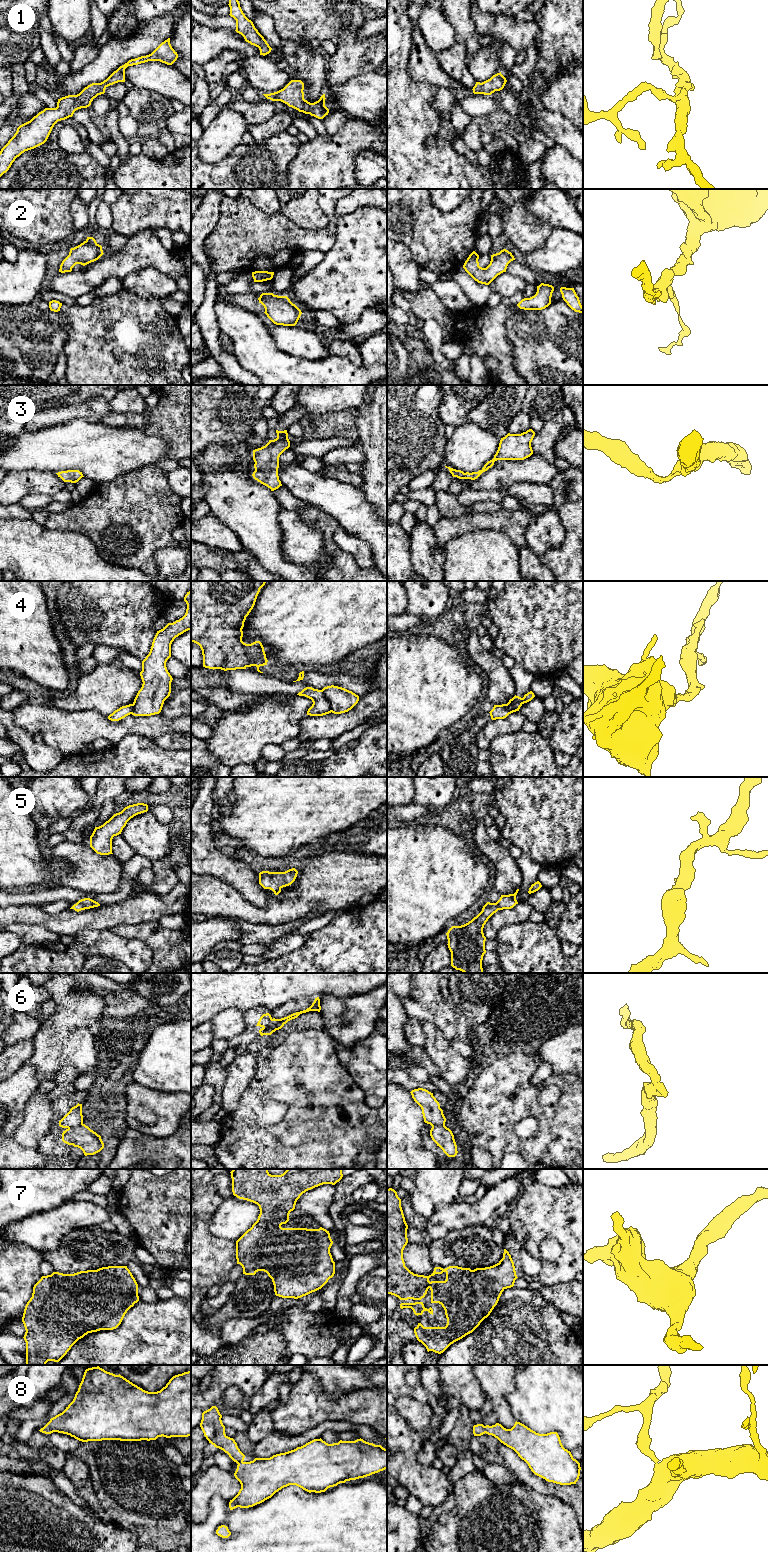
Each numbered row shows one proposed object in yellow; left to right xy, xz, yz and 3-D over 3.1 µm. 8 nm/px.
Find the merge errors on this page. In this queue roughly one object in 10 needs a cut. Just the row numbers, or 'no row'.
4, 6

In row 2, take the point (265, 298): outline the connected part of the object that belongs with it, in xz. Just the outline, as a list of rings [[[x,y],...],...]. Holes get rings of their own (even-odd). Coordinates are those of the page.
[[[262,293],[258,298],[265,308],[265,314],[276,325],[295,326],[302,314],[287,296]]]

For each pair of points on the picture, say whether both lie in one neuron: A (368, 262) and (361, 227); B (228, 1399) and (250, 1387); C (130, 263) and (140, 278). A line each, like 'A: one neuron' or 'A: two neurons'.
A: one neuron
B: two neurons
C: two neurons

